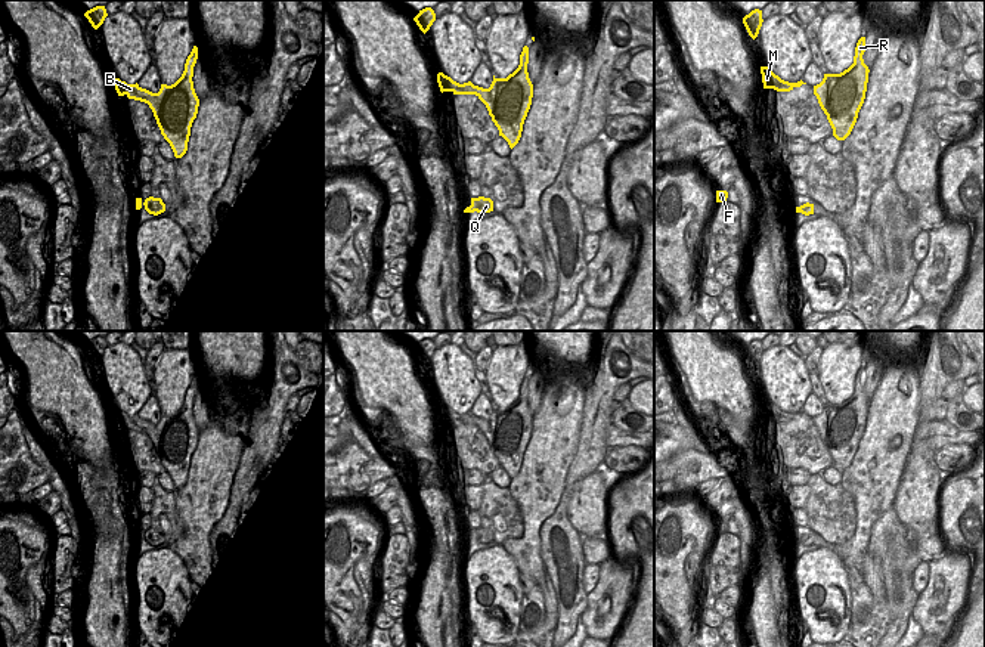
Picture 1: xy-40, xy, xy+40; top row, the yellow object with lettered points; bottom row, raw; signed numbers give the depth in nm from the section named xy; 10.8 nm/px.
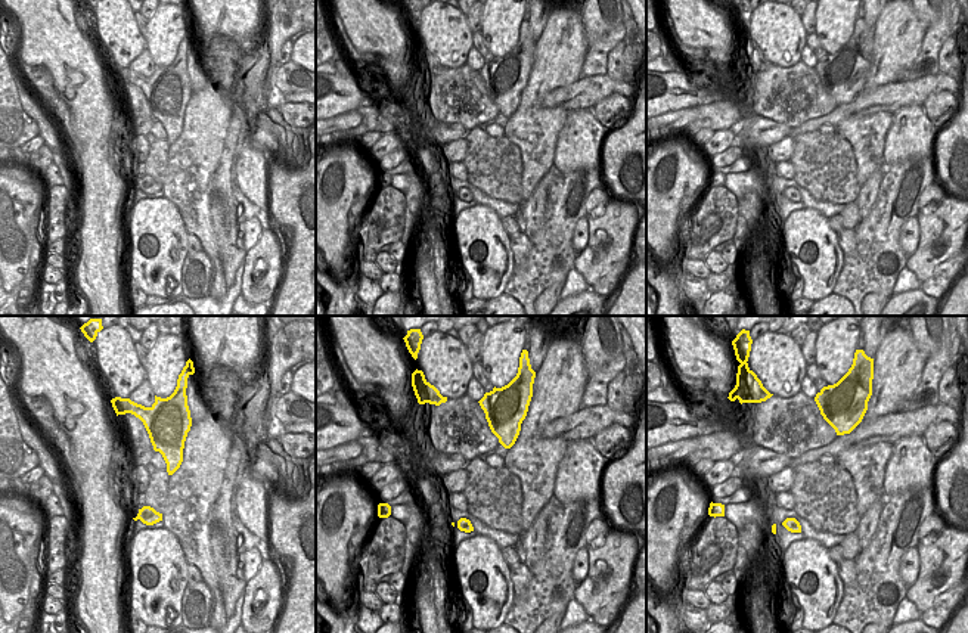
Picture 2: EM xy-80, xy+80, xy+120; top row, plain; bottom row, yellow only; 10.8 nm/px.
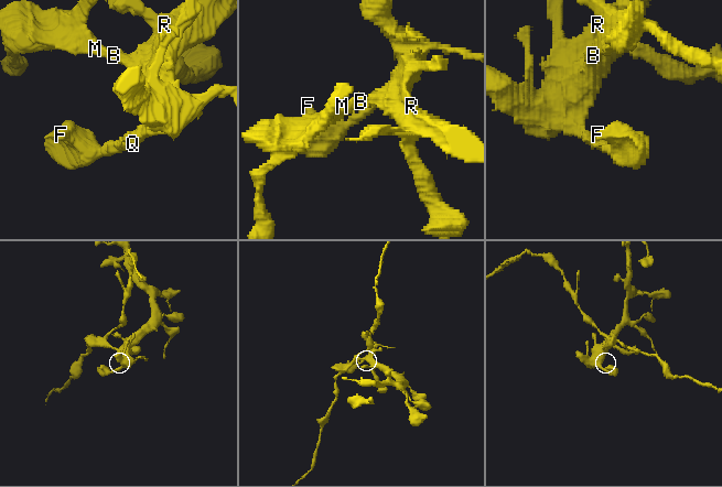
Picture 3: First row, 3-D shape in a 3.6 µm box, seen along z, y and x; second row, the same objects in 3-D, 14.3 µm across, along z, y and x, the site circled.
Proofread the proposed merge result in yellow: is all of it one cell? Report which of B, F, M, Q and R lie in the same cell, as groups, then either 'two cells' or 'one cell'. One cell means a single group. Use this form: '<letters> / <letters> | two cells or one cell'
B F Q R / M | two cells

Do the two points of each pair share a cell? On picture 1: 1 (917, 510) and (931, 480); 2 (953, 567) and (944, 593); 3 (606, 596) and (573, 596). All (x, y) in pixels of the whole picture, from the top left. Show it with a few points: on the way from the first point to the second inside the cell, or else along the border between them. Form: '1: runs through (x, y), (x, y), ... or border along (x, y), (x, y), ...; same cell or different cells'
1: runs through (917, 502), (917, 494), (923, 488); same cell
2: runs through (951, 573), (948, 587); same cell
3: border along (588, 594), (585, 609), (579, 615); different cells

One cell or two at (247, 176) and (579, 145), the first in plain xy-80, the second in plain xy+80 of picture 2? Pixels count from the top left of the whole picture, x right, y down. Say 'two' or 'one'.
one

